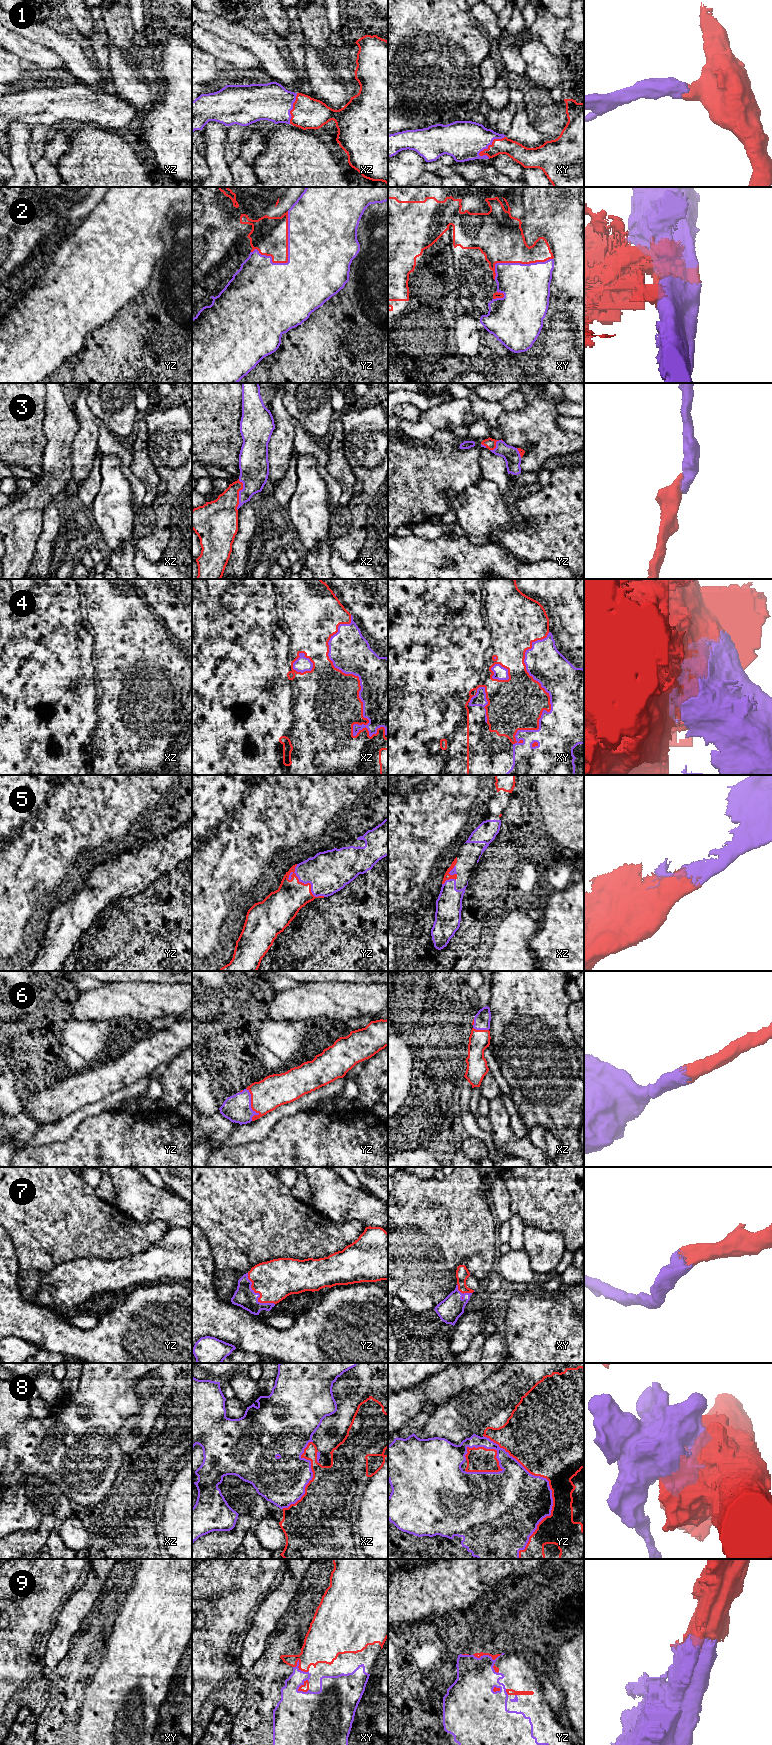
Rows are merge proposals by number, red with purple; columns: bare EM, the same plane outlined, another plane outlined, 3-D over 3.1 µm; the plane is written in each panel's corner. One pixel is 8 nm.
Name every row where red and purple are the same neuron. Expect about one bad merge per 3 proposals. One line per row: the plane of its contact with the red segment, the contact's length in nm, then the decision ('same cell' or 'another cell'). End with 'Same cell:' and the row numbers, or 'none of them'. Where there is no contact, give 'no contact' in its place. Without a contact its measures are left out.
1: xy | 260 nm | same cell
2: yz | 440 nm | another cell
3: xz | 260 nm | same cell
4: xz | 1000 nm | same cell
5: yz | 340 nm | same cell
6: yz | 260 nm | same cell
7: yz | 340 nm | same cell
8: yz | 1050 nm | another cell
9: yz | 240 nm | same cell
Same cell: 1, 3, 4, 5, 6, 7, 9

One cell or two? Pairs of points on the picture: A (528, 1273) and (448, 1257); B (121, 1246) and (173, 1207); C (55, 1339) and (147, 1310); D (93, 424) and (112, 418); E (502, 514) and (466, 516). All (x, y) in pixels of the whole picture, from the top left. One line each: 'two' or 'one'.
A: two
B: two
C: one
D: two
E: one

